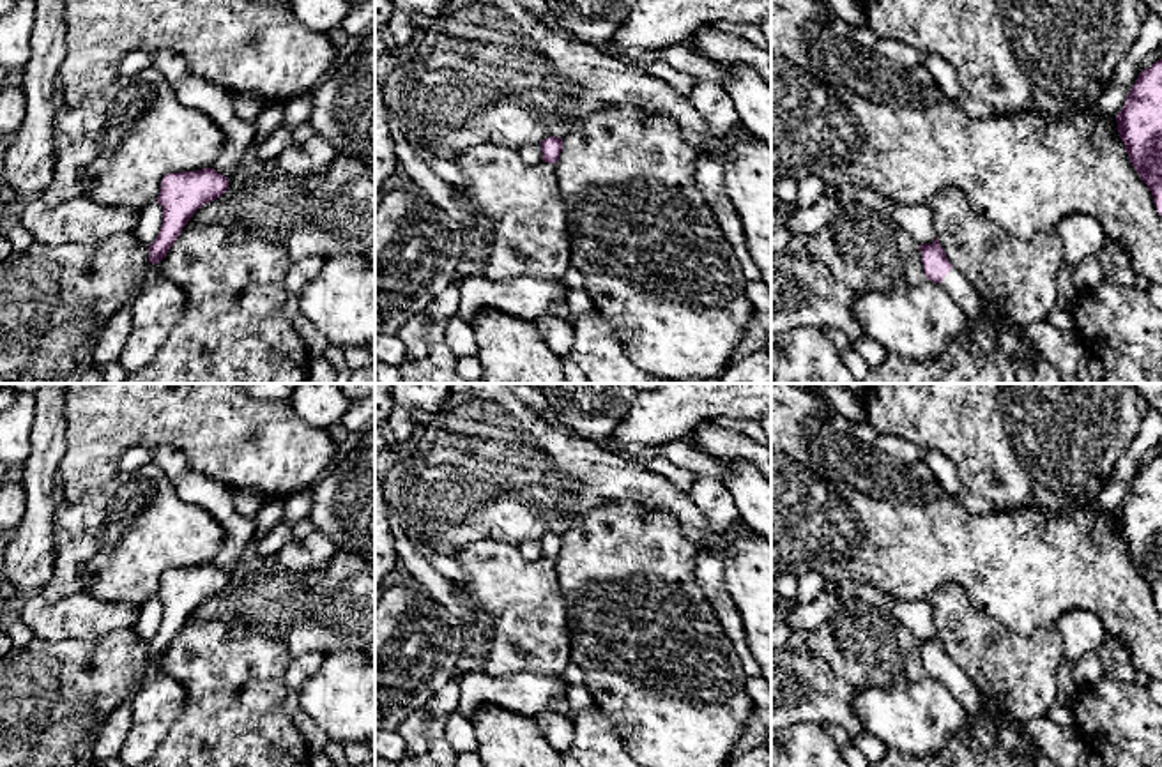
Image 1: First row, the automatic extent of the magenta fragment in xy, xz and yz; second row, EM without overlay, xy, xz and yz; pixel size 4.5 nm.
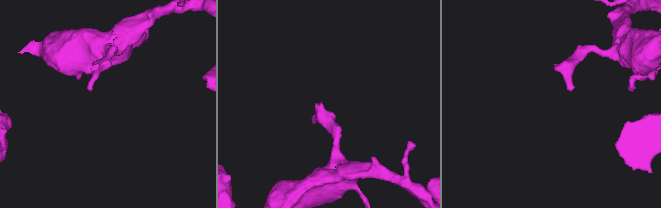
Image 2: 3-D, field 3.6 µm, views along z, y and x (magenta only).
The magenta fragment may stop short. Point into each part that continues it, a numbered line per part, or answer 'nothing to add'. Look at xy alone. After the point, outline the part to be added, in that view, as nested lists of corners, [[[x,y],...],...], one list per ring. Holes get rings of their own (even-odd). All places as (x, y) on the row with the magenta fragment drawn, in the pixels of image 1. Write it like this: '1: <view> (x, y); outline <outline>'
nothing to add

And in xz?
nothing to add

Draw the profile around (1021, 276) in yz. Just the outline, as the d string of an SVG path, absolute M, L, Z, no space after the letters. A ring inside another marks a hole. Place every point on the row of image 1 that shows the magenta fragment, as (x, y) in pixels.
M943 189L929 201L932 226L950 263L959 269L987 302L996 302L1001 315L1015 325L1047 320L1058 309L1056 290L1063 269L1063 240L1056 230L1038 232L1029 240L1006 233L994 221L980 216L959 189Z

